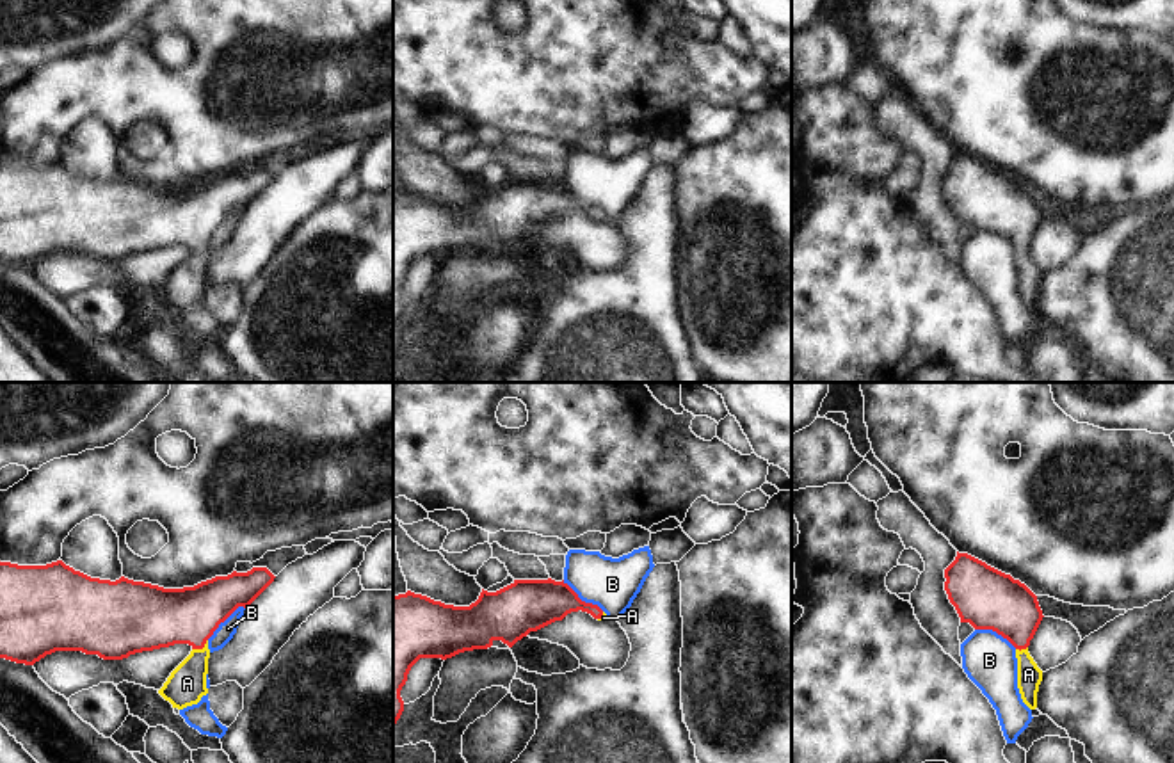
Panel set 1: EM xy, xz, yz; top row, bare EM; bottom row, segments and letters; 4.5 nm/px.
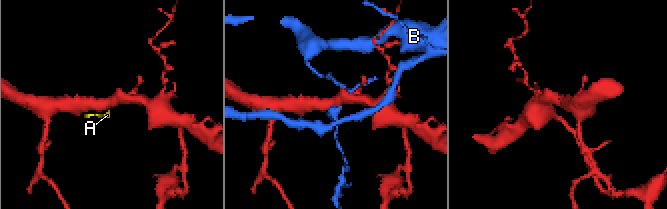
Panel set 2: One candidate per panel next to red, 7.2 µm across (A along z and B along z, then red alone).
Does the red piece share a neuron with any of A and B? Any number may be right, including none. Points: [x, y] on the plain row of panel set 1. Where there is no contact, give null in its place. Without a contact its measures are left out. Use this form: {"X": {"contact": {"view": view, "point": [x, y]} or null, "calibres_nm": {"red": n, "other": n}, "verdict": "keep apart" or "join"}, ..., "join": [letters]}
{"A": {"contact": {"view": "xy", "point": [201, 249]}, "calibres_nm": {"red": 280, "other": 180}, "verdict": "join"}, "B": {"contact": {"view": "xz", "point": [584, 203]}, "calibres_nm": {"red": 240, "other": 240}, "verdict": "keep apart"}, "join": ["A"]}

